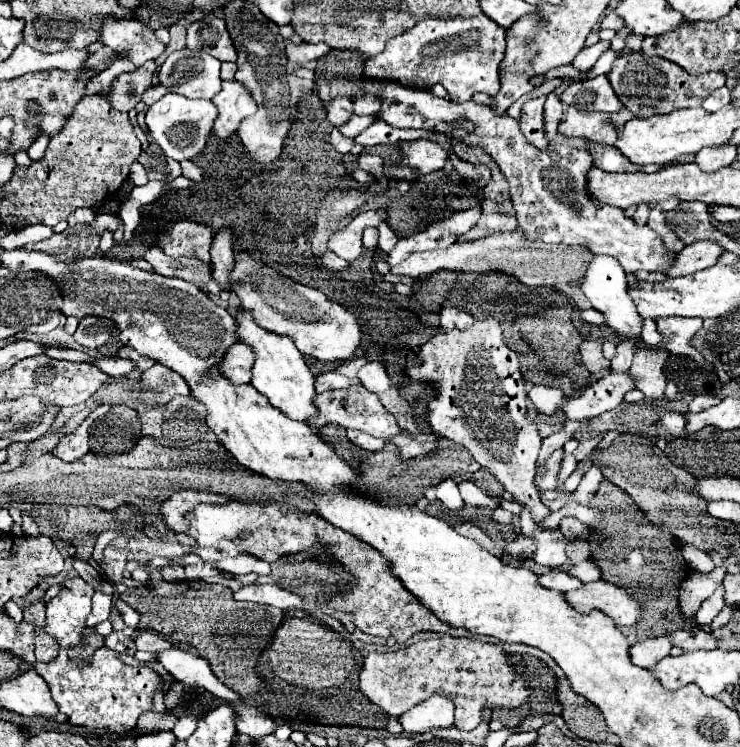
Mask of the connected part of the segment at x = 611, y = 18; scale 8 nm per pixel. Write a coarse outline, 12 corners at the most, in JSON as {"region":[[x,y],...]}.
{"region":[[614,11],[602,19],[602,29],[622,29],[624,19]]}

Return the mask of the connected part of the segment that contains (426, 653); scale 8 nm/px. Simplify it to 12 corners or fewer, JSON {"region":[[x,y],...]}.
{"region":[[450,635],[372,651],[360,691],[390,717],[434,693],[474,729],[530,697],[500,645]]}

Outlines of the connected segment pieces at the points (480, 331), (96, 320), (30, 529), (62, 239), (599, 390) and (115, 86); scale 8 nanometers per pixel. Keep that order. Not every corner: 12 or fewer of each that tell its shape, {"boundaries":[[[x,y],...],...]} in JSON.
{"boundaries":[[[494,317],[408,361],[432,431],[532,511],[542,439]],[[102,317],[80,319],[74,333],[78,345],[106,345],[116,325]],[[22,511],[22,529],[26,535],[38,535],[38,525],[28,511]],[[96,215],[92,225],[68,227],[28,245],[62,261],[96,255],[104,231],[116,231],[116,215]],[[610,373],[576,397],[562,413],[580,421],[618,407],[634,389],[628,373]],[[154,61],[118,75],[106,99],[116,111],[132,111],[150,89]]]}

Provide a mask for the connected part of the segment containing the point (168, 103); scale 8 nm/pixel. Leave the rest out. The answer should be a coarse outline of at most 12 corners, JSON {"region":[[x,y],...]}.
{"region":[[166,93],[148,109],[152,139],[174,161],[204,149],[212,101]]}

